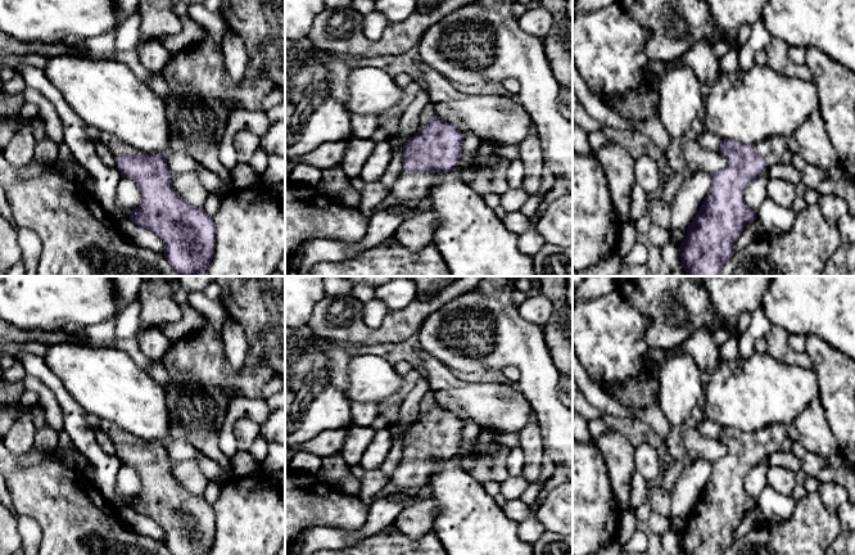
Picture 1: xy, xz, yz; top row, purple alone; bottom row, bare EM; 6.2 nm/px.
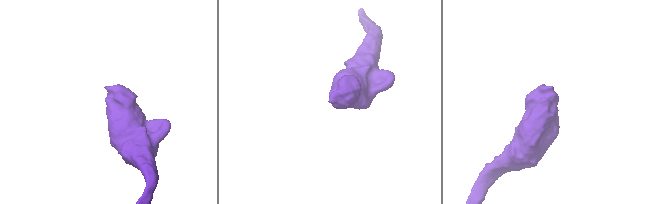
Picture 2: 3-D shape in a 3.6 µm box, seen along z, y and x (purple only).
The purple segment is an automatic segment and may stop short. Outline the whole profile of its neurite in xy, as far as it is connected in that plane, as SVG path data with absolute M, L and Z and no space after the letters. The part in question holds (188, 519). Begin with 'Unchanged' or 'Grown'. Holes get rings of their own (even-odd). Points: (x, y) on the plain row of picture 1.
Grown. M101 421L103 430L116 445L117 456L122 465L136 469L141 491L130 501L130 509L154 519L166 532L164 546L172 555L209 555L216 536L213 506L202 496L190 493L172 475L172 461L164 445L142 442L118 425Z

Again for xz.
Grown. M435 402L403 436L403 459L389 475L389 483L398 488L421 488L428 484L434 470L433 460L447 461L457 457L458 448L465 443L462 429L465 423L452 411Z

